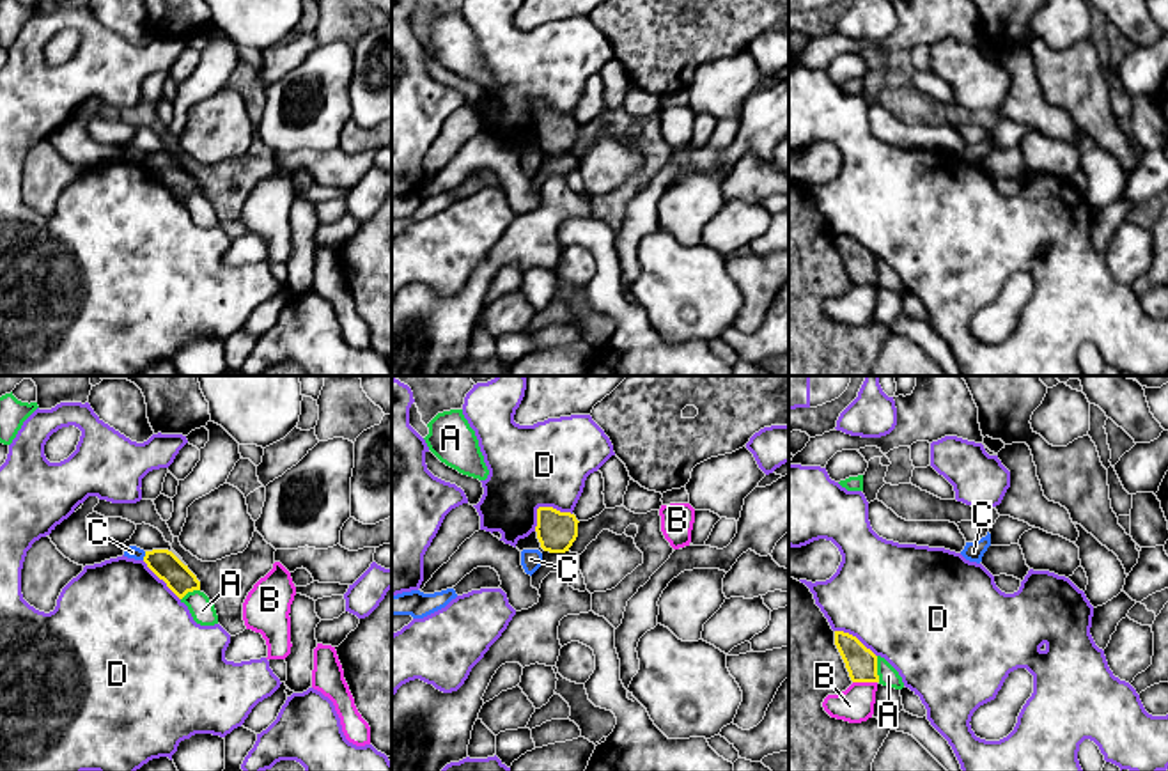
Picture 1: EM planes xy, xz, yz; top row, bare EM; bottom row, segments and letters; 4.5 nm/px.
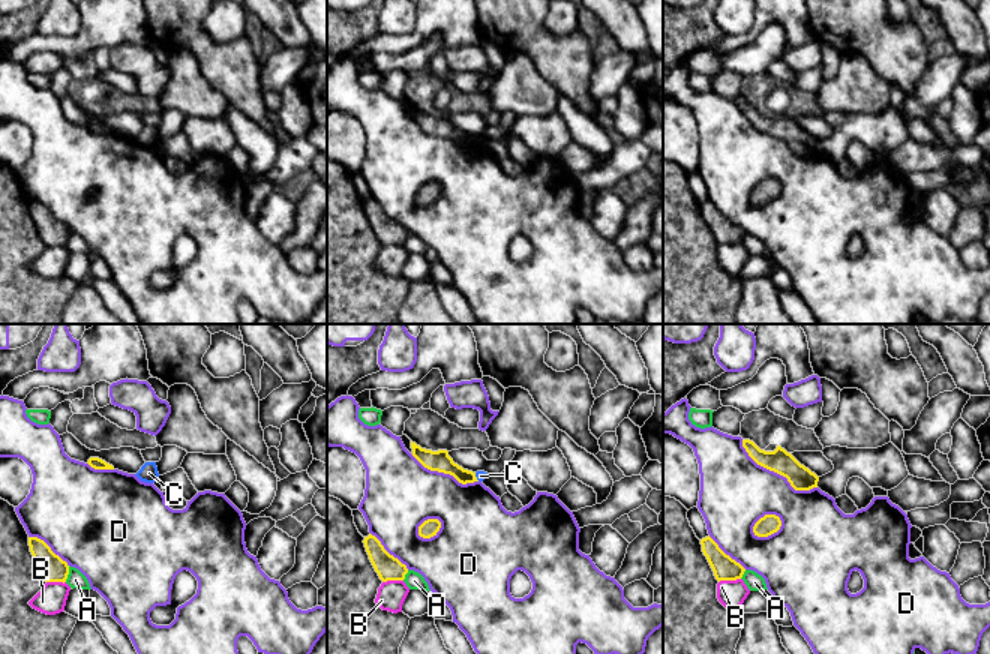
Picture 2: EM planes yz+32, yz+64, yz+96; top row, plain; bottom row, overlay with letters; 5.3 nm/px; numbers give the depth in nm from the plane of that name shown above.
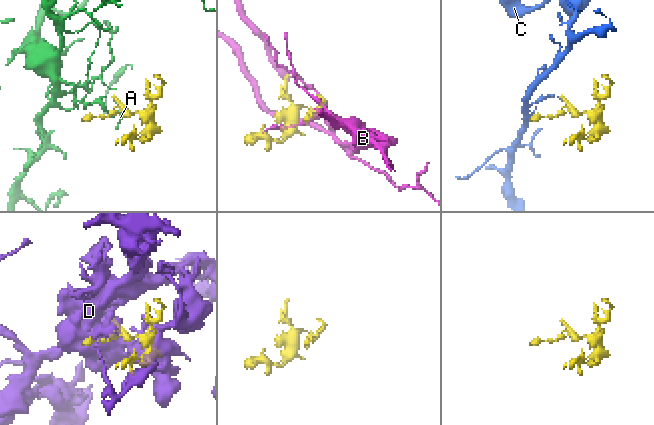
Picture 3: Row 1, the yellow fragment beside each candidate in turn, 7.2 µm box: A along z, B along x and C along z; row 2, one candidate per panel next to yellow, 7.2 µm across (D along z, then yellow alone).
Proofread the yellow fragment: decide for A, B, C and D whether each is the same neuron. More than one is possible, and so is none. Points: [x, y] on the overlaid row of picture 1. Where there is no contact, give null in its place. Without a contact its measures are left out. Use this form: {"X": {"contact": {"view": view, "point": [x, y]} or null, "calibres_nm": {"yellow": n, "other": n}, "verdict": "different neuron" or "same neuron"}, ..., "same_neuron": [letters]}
{"A": {"contact": {"view": "yz", "point": [876, 669]}, "calibres_nm": {"yellow": 140, "other": 90}, "verdict": "different neuron"}, "B": {"contact": {"view": "yz", "point": [865, 681]}, "calibres_nm": {"yellow": 140, "other": 160}, "verdict": "different neuron"}, "C": {"contact": {"view": "xy", "point": [146, 555]}, "calibres_nm": {"yellow": 120, "other": 60}, "verdict": "different neuron"}, "D": {"contact": {"view": "xz", "point": [543, 507]}, "calibres_nm": {"yellow": 180, "other": 380}, "verdict": "different neuron"}, "same_neuron": []}

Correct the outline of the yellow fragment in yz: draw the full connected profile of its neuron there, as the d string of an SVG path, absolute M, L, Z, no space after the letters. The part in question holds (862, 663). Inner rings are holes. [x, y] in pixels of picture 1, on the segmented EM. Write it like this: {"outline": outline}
{"outline": "M835 631L835 645L853 682L879 682L877 656L856 636Z"}

